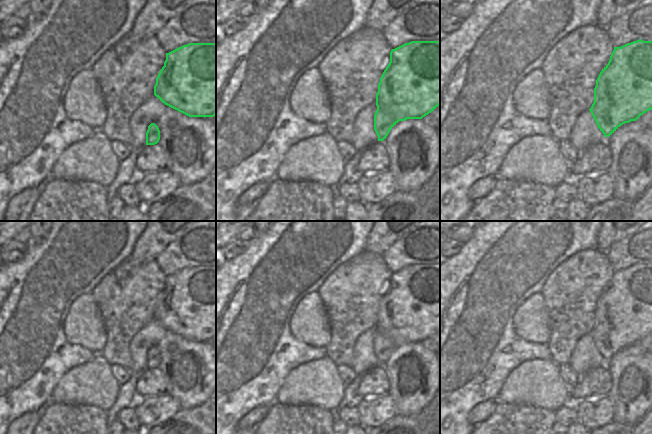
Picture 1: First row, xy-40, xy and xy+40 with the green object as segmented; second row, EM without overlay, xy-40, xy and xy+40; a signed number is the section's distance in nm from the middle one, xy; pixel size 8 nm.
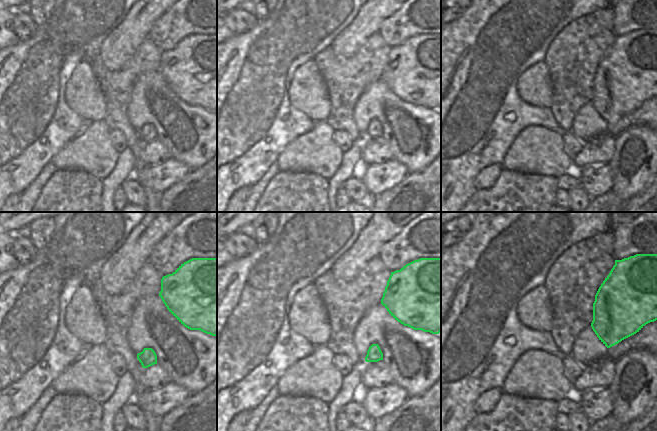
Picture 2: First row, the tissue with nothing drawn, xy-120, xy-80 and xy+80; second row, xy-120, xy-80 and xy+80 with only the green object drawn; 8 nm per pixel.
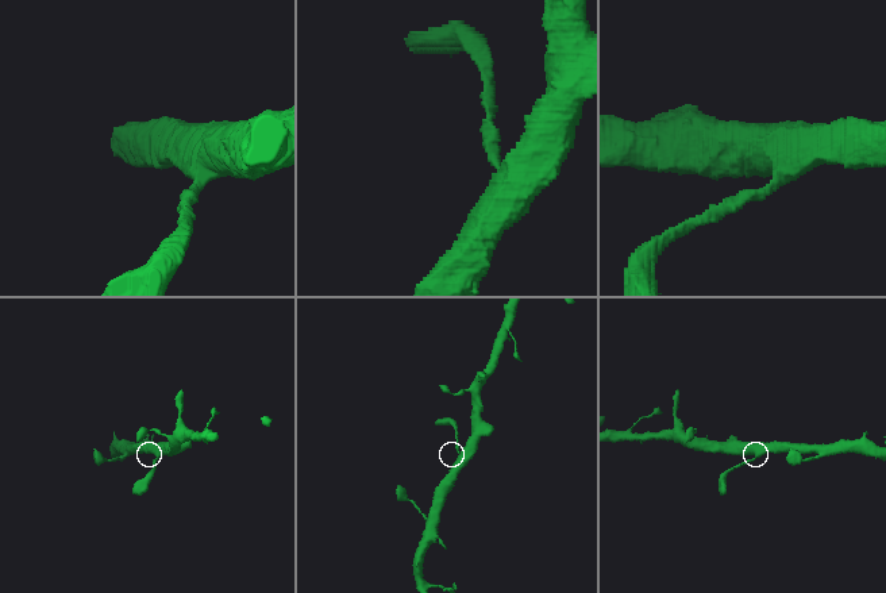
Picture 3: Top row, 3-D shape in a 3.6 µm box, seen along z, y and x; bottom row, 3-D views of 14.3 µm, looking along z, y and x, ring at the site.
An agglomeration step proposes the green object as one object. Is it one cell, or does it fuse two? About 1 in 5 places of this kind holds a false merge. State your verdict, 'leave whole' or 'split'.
leave whole

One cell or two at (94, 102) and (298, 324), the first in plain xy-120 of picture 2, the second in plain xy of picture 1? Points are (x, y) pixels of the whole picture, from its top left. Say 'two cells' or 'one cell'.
one cell

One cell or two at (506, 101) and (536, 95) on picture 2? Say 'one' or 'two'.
two

